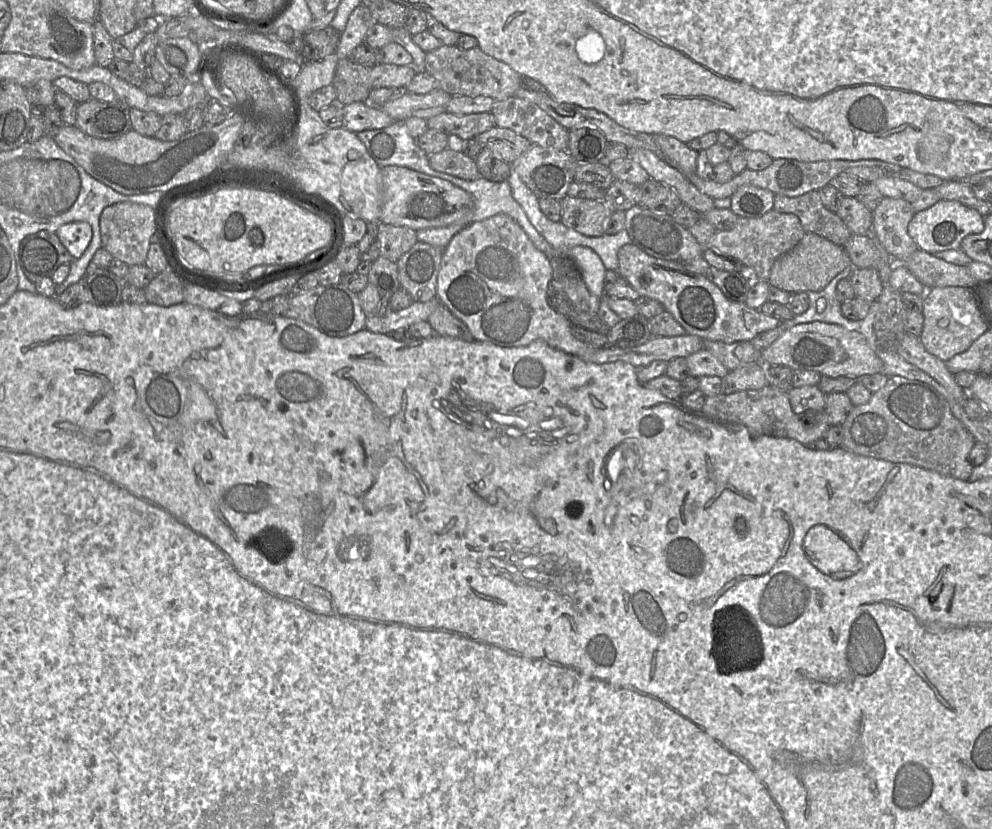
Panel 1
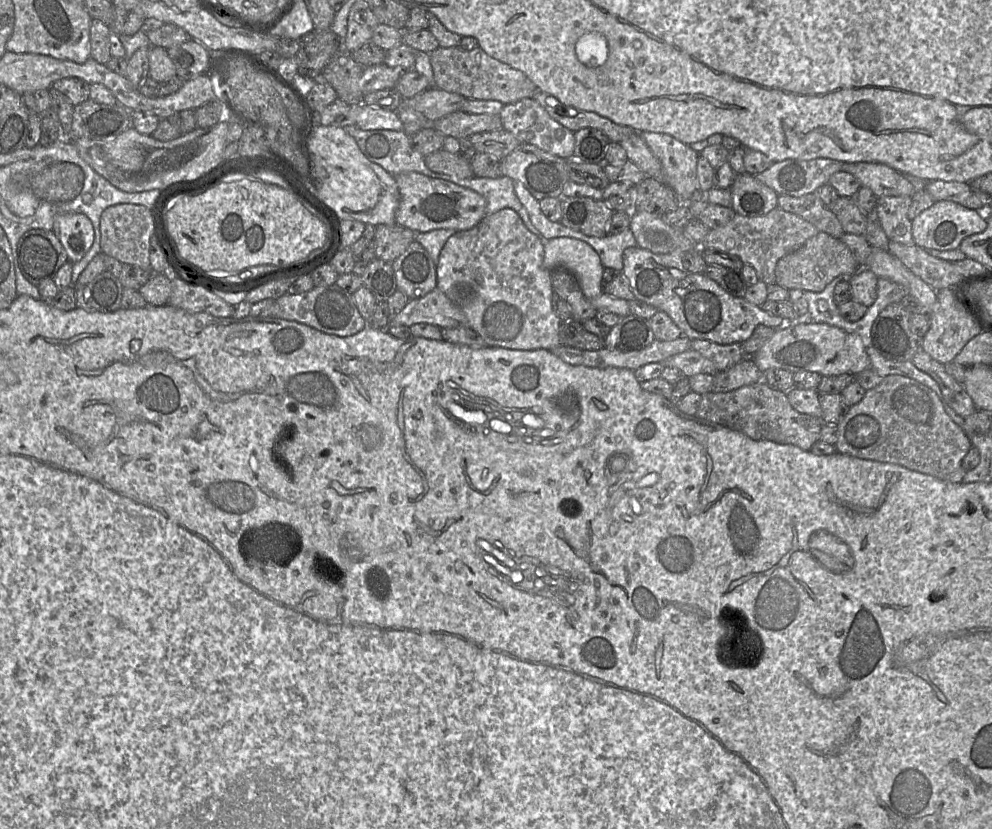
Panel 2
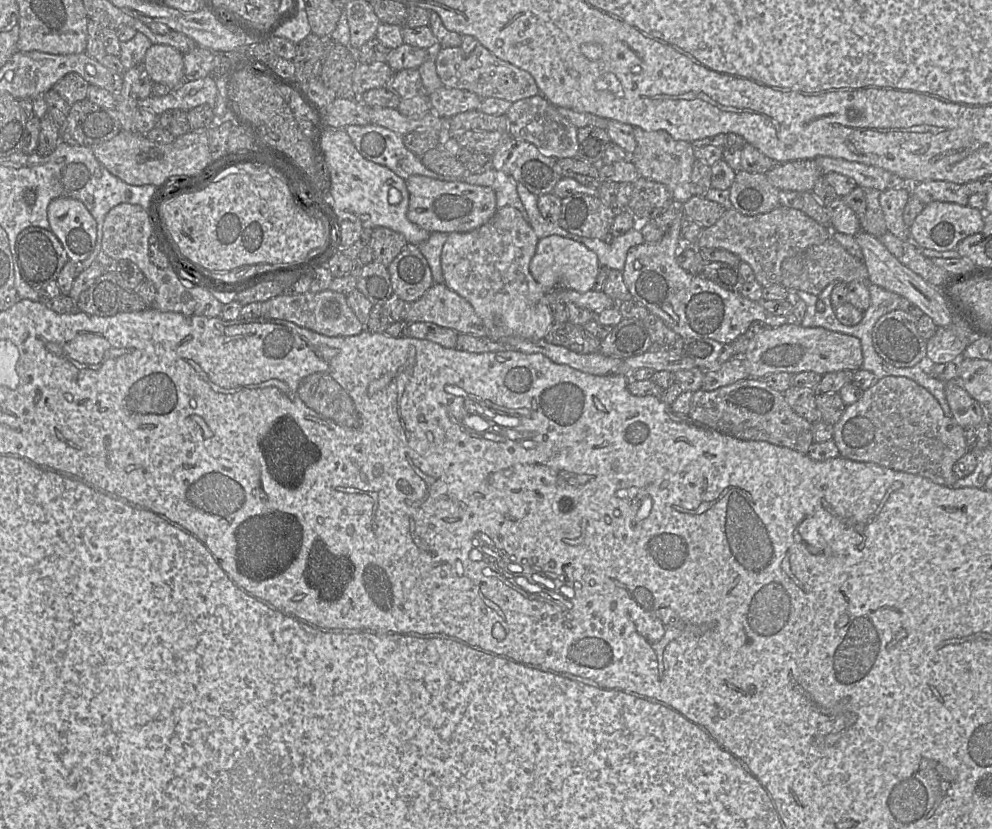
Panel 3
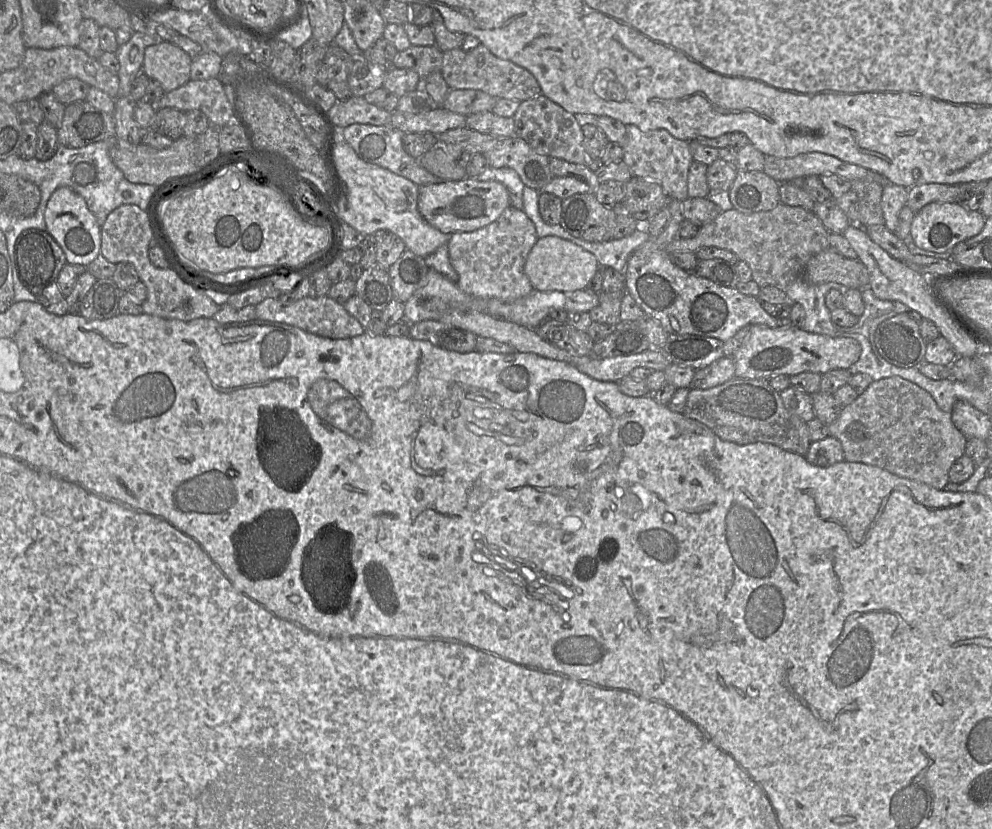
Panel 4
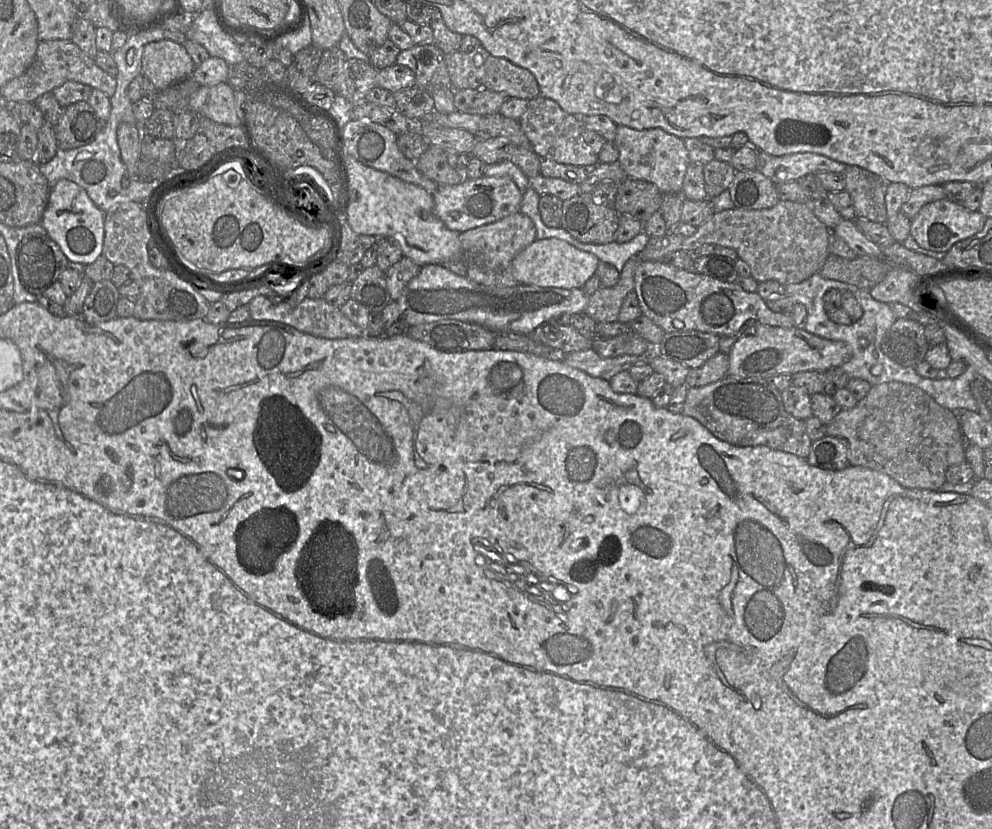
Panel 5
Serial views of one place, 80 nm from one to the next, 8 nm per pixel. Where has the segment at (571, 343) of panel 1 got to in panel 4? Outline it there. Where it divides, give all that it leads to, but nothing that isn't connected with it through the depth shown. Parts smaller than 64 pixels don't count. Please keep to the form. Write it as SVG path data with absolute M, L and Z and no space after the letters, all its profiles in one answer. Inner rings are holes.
M507 207L492 223L471 232L455 232L448 244L449 259L458 274L457 286L465 293L480 298L514 301L534 289L524 273L526 259L538 240L534 223L524 211Z

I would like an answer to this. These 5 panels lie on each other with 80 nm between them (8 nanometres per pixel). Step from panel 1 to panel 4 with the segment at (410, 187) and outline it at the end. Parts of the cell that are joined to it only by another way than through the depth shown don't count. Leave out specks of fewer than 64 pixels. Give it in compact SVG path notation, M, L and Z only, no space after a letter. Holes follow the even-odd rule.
M465 177L458 181L444 181L437 184L419 186L417 207L420 214L430 225L445 234L471 232L487 226L495 221L509 206L509 192L503 184L497 181L478 181L476 178Z

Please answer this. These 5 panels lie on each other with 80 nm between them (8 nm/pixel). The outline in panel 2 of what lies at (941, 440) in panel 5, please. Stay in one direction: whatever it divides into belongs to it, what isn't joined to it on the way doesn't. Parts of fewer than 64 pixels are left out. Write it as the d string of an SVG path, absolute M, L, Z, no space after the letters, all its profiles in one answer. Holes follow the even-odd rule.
M888 375L884 377L880 384L866 391L863 399L860 402L850 406L847 414L840 421L837 427L839 432L839 438L835 444L835 447L836 450L842 454L847 454L860 459L874 460L884 463L893 463L901 465L910 470L928 474L940 480L952 483L961 483L962 479L964 478L967 472L965 469L963 469L961 463L964 456L972 447L969 437L966 435L964 430L948 416L942 405L942 402L940 401L940 398L931 388L907 376Z

